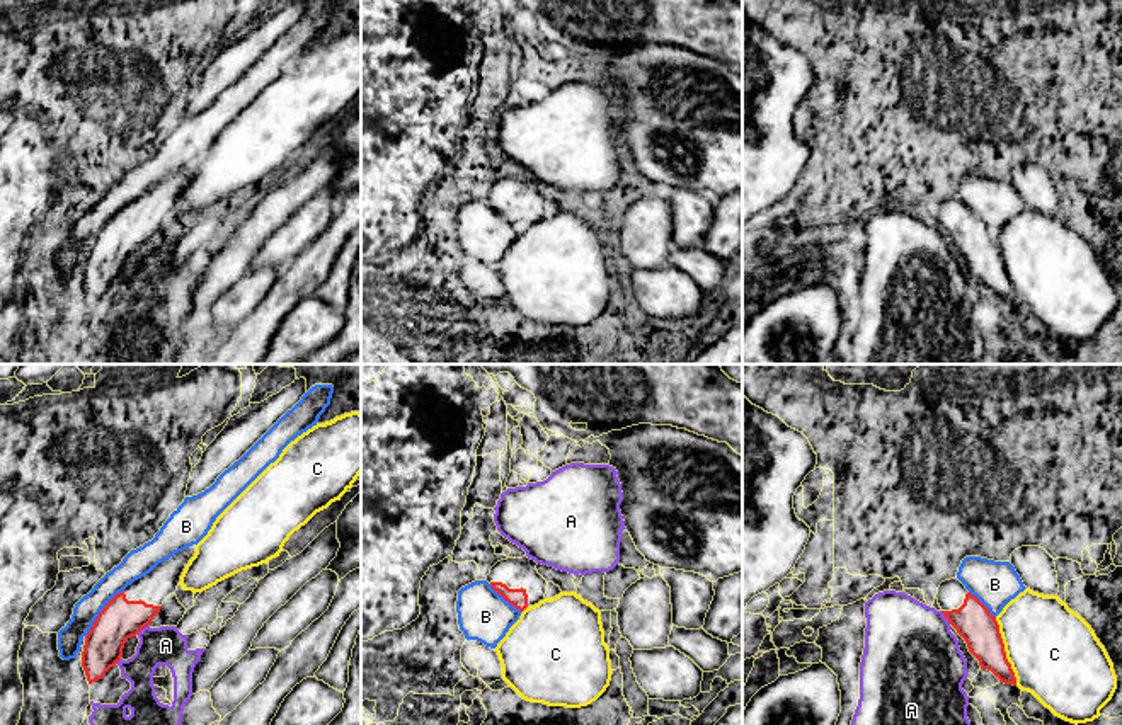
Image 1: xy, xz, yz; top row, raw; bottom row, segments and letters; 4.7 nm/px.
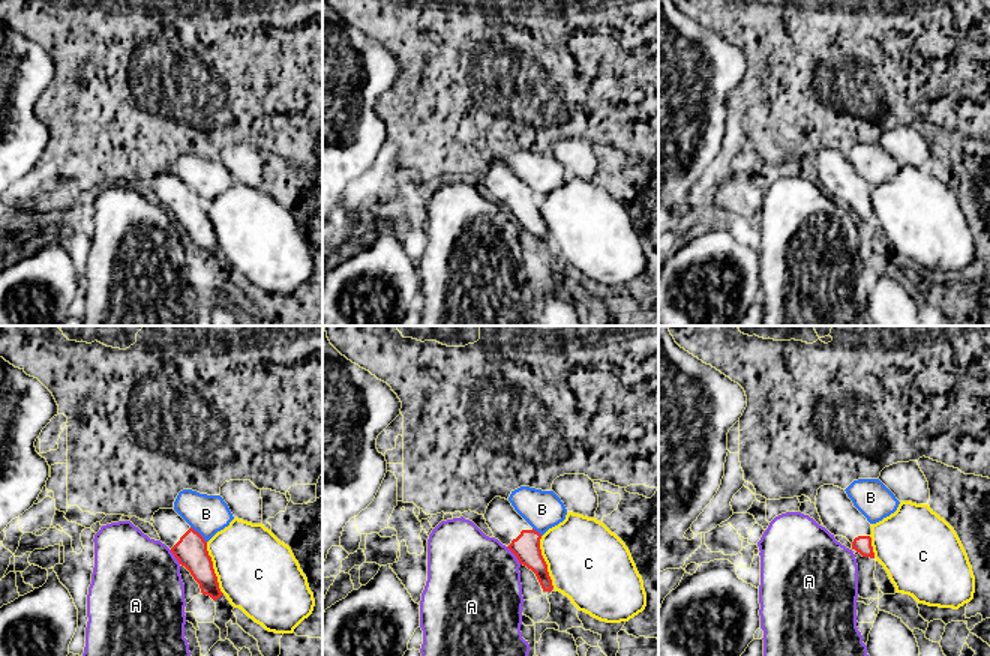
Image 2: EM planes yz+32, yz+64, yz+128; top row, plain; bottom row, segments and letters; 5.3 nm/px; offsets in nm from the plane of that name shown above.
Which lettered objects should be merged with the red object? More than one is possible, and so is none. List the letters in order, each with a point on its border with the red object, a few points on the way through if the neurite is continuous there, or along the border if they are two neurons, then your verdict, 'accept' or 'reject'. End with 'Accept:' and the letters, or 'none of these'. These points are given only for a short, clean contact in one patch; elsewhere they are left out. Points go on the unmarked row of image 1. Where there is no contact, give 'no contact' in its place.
A: yz (945, 235) | along yz (940, 230), (950, 242) | reject
B: xy (99, 232) | reject
C: yz (1003, 269) | reject
Accept: none of these

